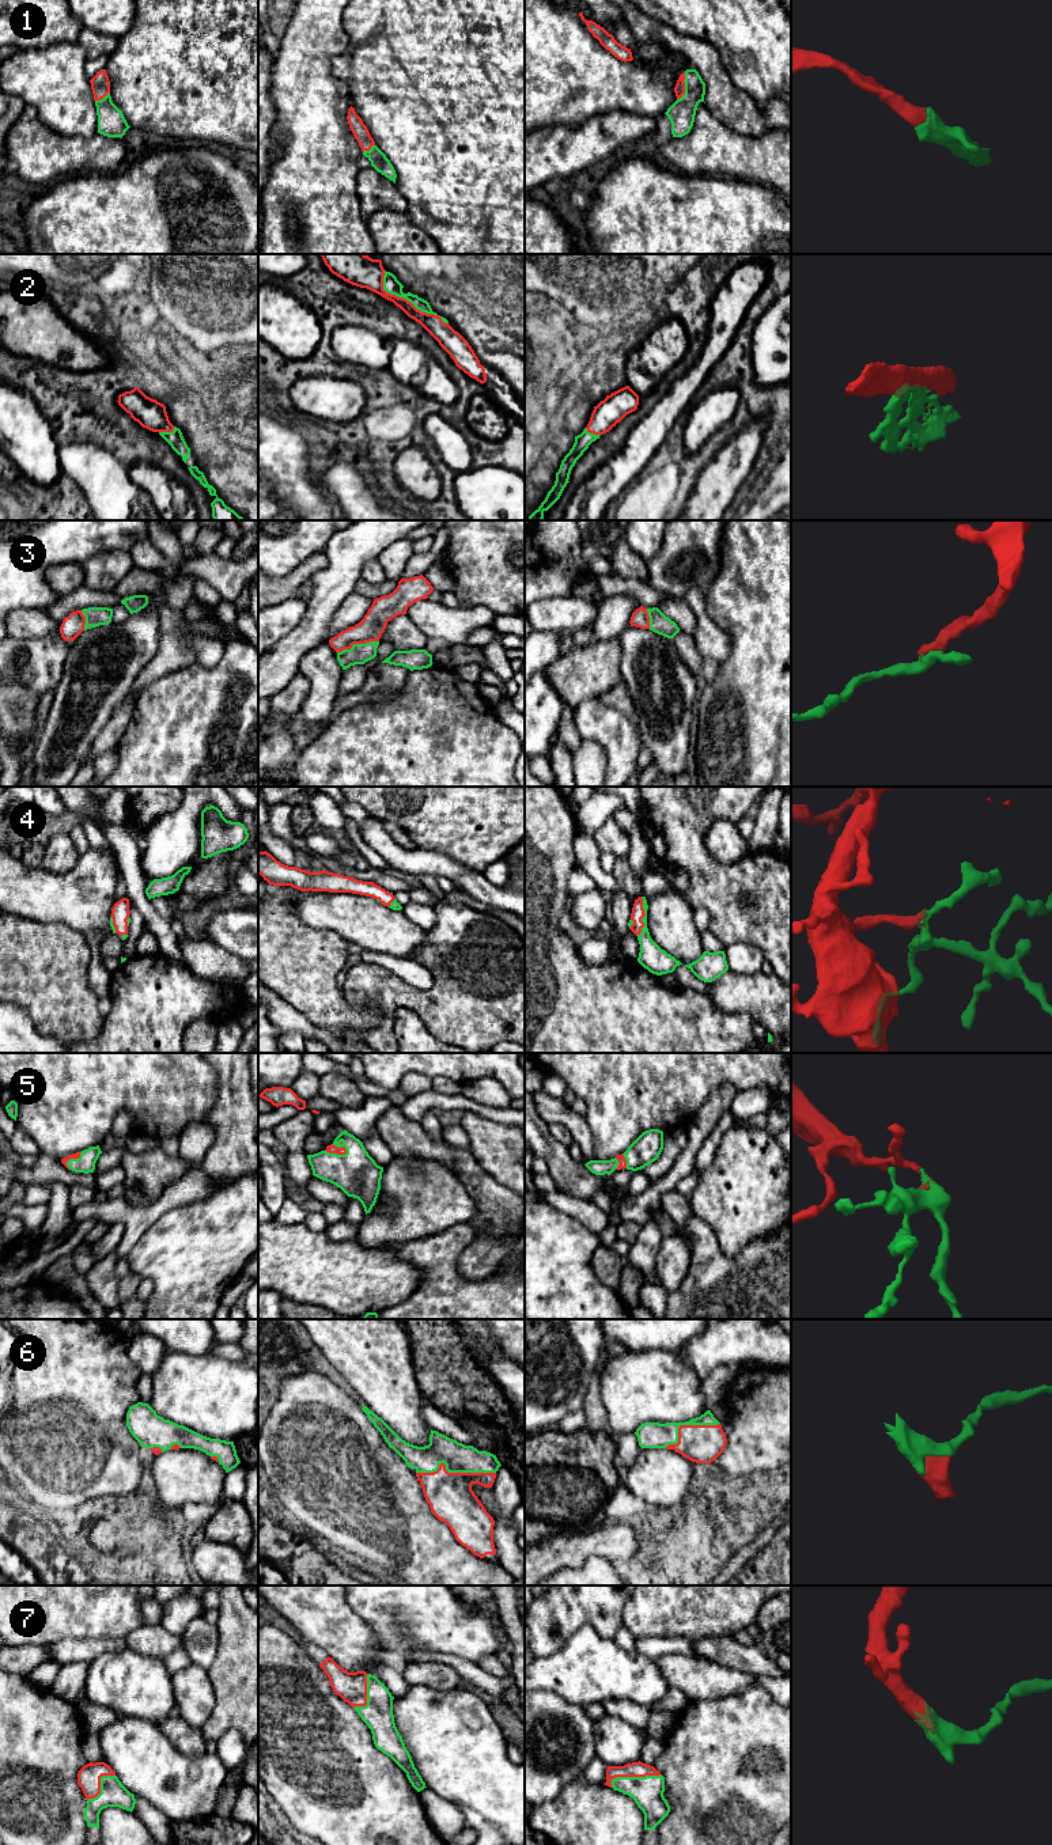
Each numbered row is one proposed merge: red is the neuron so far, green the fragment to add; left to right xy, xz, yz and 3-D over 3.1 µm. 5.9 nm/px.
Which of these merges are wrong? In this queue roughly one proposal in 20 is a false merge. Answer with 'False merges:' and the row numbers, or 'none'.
False merges: none

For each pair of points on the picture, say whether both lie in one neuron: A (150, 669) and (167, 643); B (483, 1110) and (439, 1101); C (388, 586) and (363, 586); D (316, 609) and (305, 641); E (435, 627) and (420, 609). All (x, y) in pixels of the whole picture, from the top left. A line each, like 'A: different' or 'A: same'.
A: same
B: same
C: same
D: same
E: same

